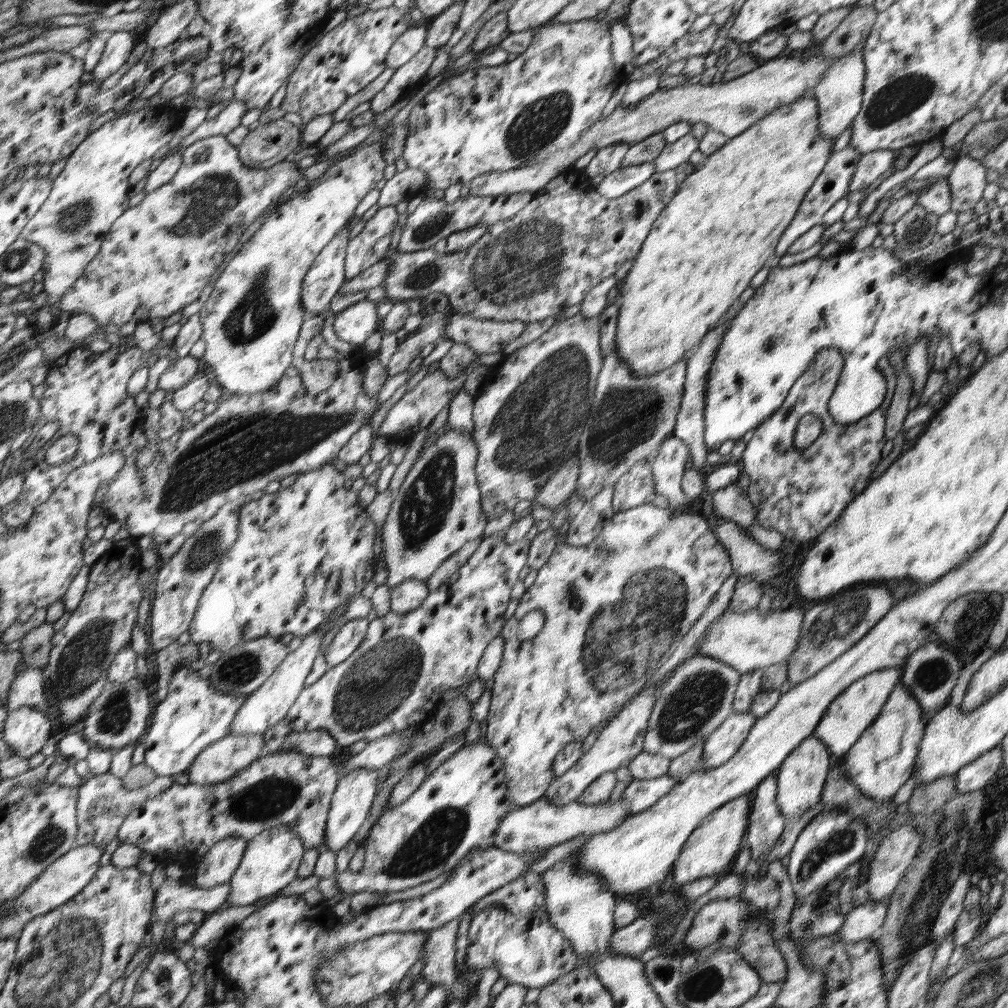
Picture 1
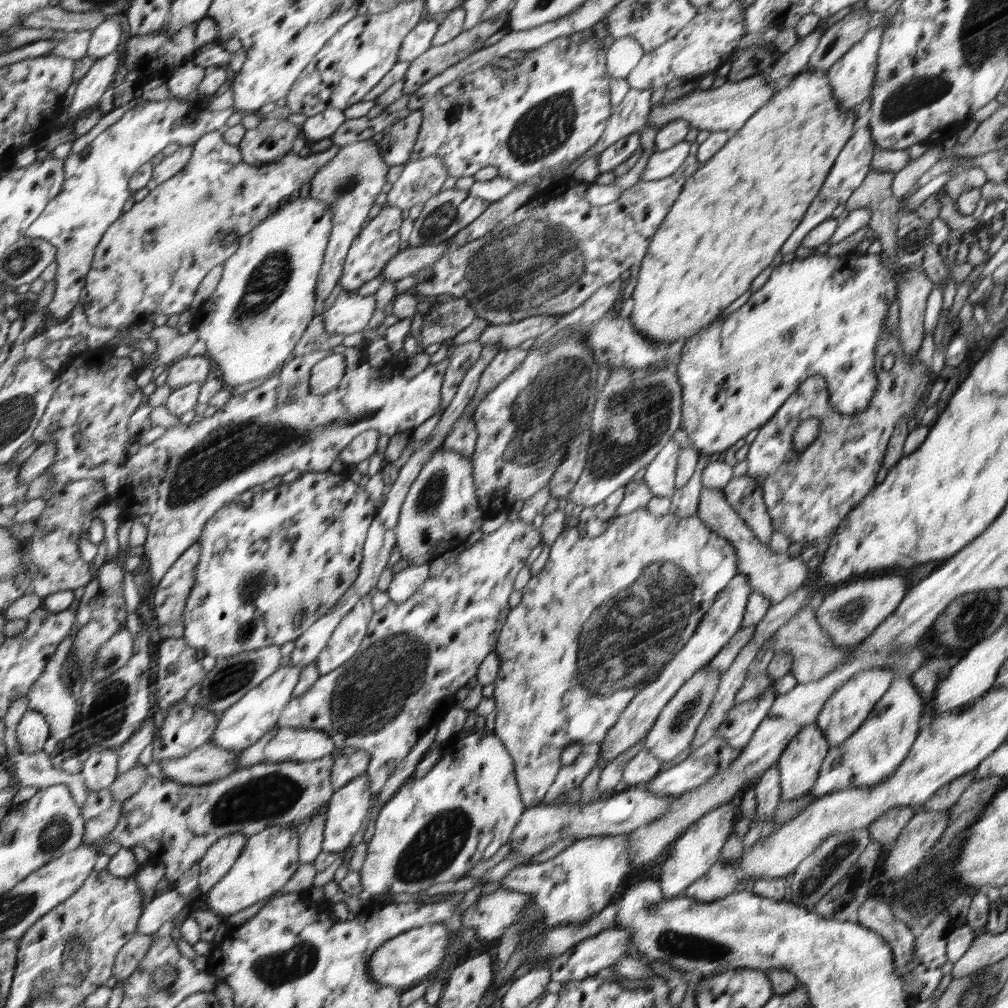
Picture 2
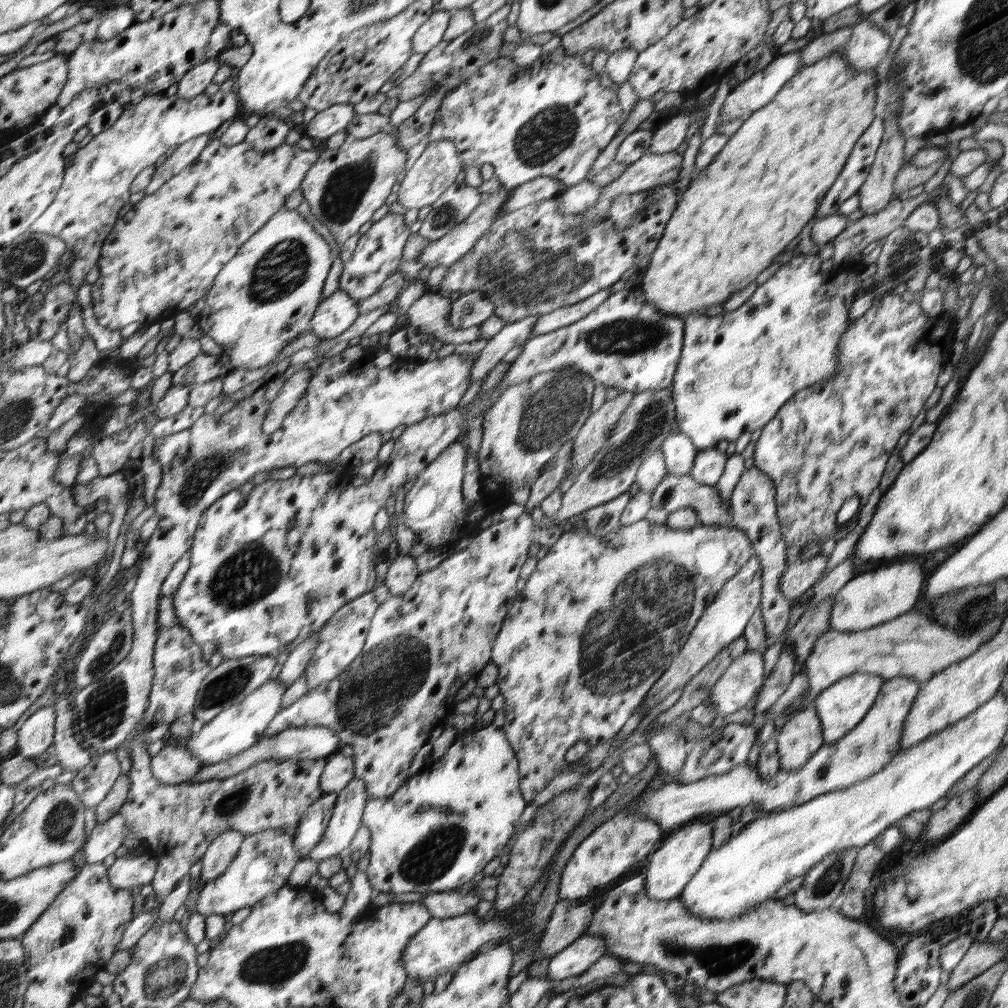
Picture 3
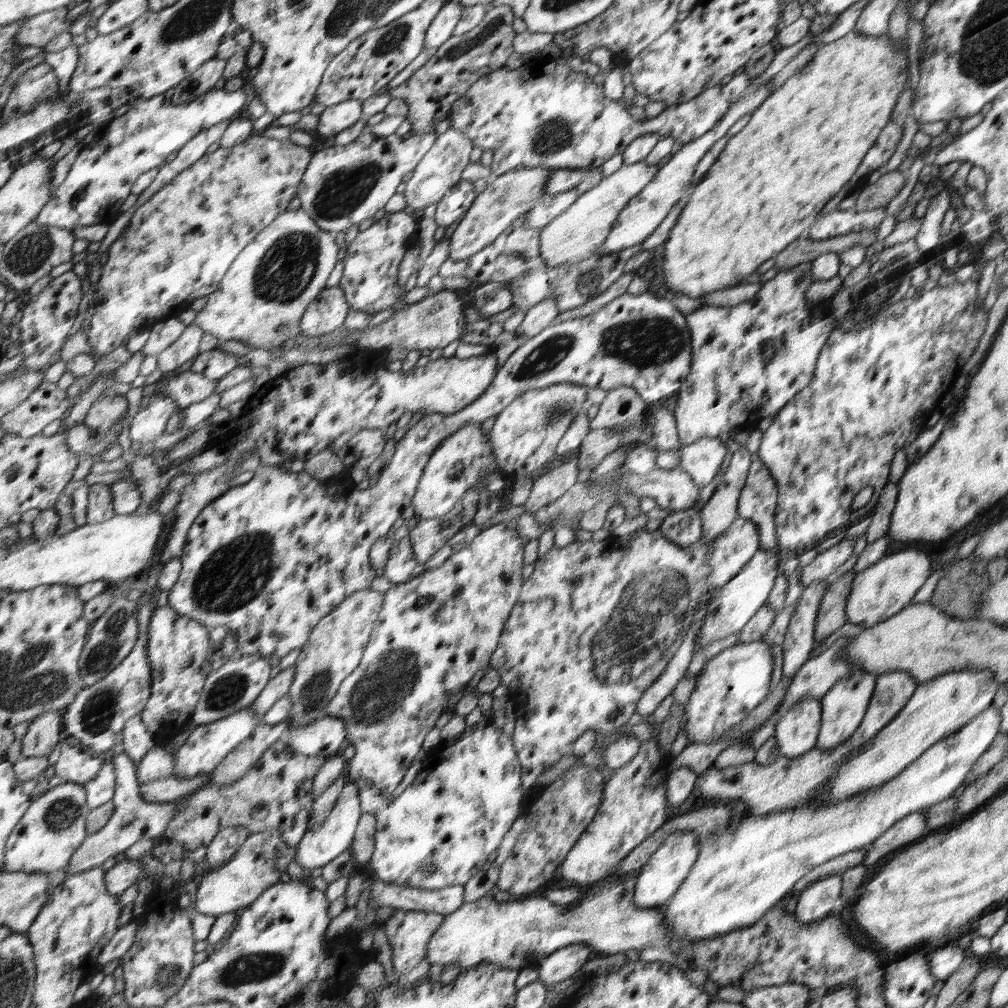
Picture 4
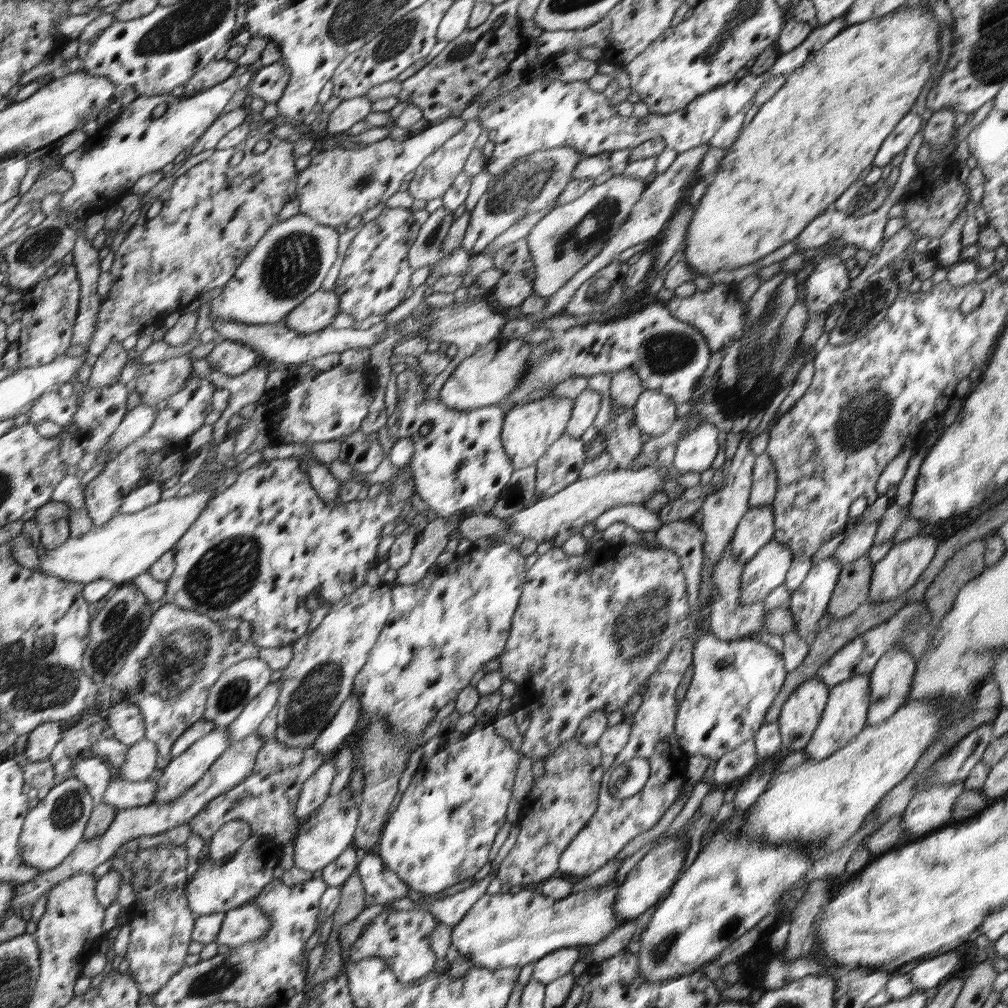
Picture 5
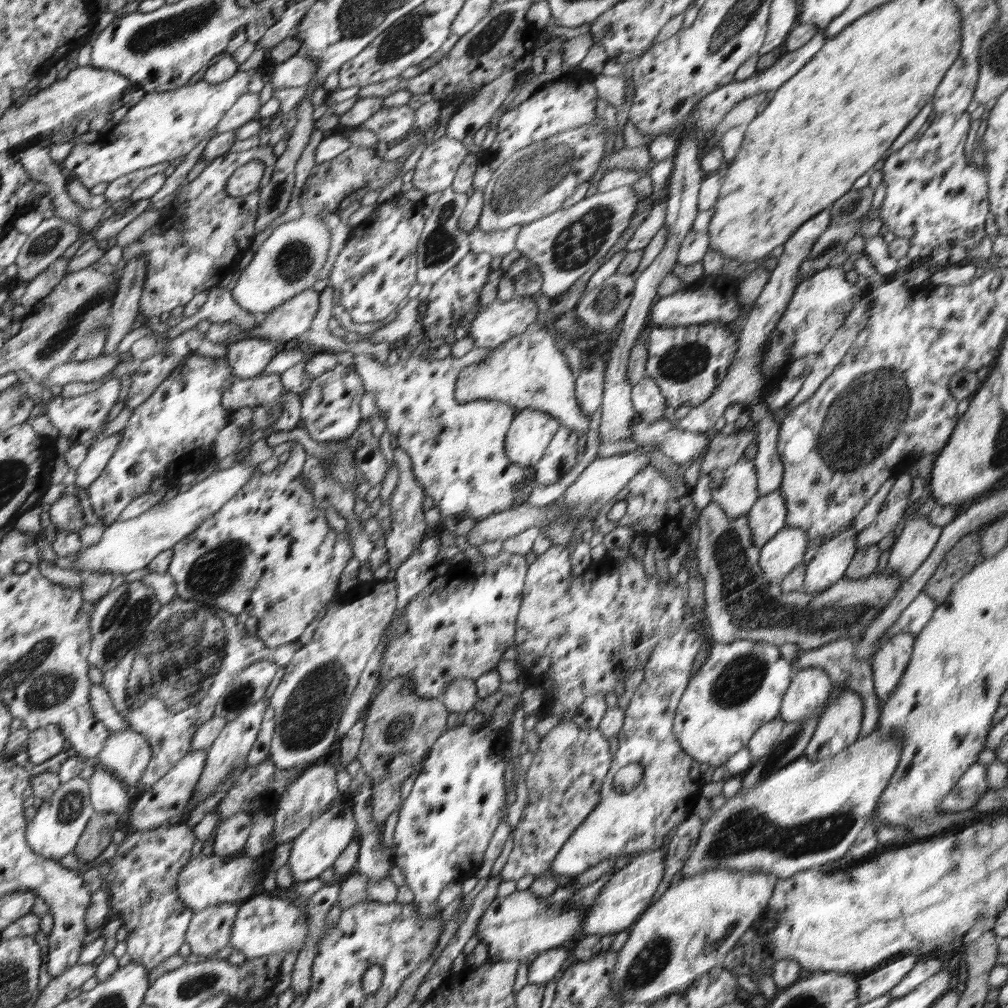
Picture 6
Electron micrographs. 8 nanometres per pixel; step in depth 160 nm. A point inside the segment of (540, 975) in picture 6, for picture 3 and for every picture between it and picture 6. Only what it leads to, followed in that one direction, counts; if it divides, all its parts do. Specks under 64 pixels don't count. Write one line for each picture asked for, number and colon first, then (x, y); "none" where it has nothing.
3: (577, 958)
4: (563, 963)
5: (557, 963)

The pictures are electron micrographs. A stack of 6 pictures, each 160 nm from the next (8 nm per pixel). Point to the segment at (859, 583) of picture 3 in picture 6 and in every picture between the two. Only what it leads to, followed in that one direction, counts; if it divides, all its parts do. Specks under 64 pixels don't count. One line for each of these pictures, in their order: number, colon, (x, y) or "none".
4: (880, 591)
5: (901, 568)
6: (919, 536)

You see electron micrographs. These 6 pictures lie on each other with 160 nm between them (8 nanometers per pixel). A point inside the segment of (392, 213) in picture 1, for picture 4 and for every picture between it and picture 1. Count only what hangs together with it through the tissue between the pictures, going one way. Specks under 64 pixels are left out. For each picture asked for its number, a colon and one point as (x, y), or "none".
2: (378, 243)
3: (377, 254)
4: (371, 262)

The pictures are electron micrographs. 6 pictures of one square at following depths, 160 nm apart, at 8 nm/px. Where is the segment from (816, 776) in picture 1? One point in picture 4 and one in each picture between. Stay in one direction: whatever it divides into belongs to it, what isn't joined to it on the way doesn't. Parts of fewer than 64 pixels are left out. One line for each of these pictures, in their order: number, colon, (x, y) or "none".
2: (801, 760)
3: (801, 736)
4: (796, 732)

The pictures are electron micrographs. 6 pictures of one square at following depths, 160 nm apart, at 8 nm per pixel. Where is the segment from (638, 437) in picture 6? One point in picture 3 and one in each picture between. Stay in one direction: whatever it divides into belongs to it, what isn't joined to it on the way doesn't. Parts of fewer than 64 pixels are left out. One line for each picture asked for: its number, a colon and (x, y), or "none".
3: (709, 465)
4: (701, 460)
5: (698, 451)

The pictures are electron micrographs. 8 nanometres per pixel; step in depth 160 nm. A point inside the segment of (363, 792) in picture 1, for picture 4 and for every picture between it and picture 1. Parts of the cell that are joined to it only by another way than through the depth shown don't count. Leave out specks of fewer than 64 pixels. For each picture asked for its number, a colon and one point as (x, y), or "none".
2: (346, 810)
3: (345, 819)
4: (318, 846)

